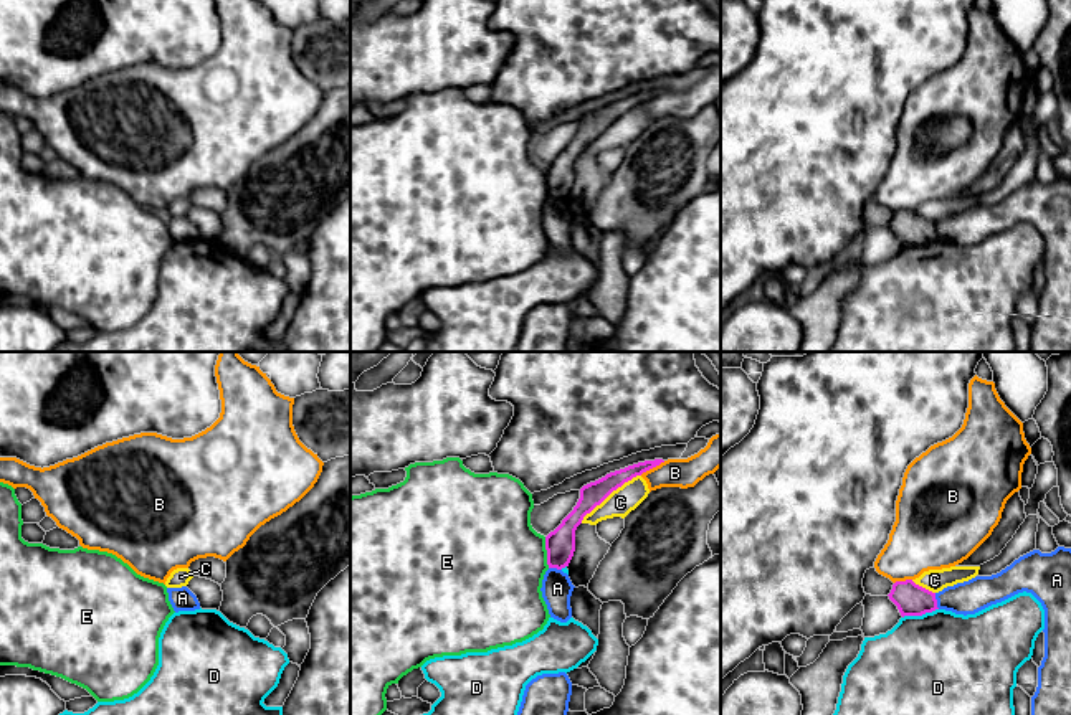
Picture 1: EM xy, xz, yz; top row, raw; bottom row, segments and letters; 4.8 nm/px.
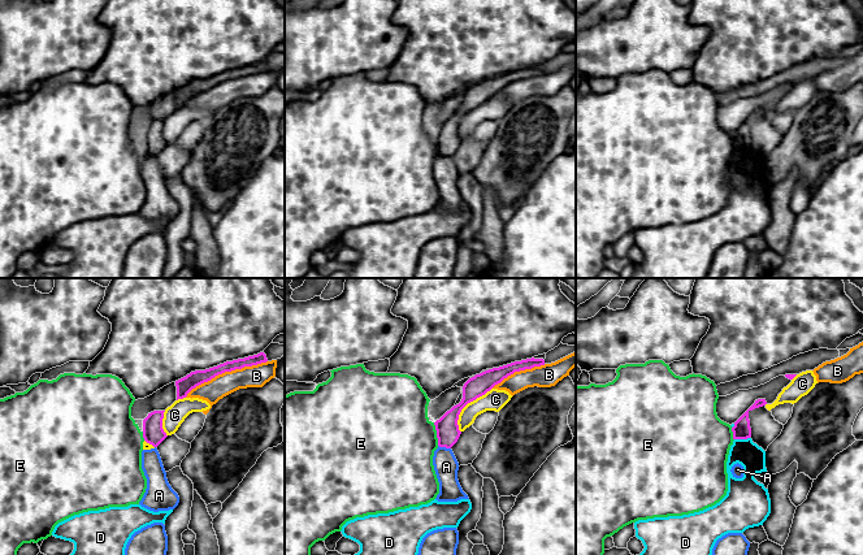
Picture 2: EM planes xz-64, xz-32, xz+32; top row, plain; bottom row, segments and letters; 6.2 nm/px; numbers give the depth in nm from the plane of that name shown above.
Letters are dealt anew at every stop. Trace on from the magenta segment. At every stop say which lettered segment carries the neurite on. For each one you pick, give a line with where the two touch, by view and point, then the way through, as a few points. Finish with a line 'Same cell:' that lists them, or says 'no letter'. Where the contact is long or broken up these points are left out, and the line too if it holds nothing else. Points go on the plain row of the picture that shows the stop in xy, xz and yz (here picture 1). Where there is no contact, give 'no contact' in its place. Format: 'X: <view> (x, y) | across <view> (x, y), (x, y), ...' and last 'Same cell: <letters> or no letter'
Same cell: no letter

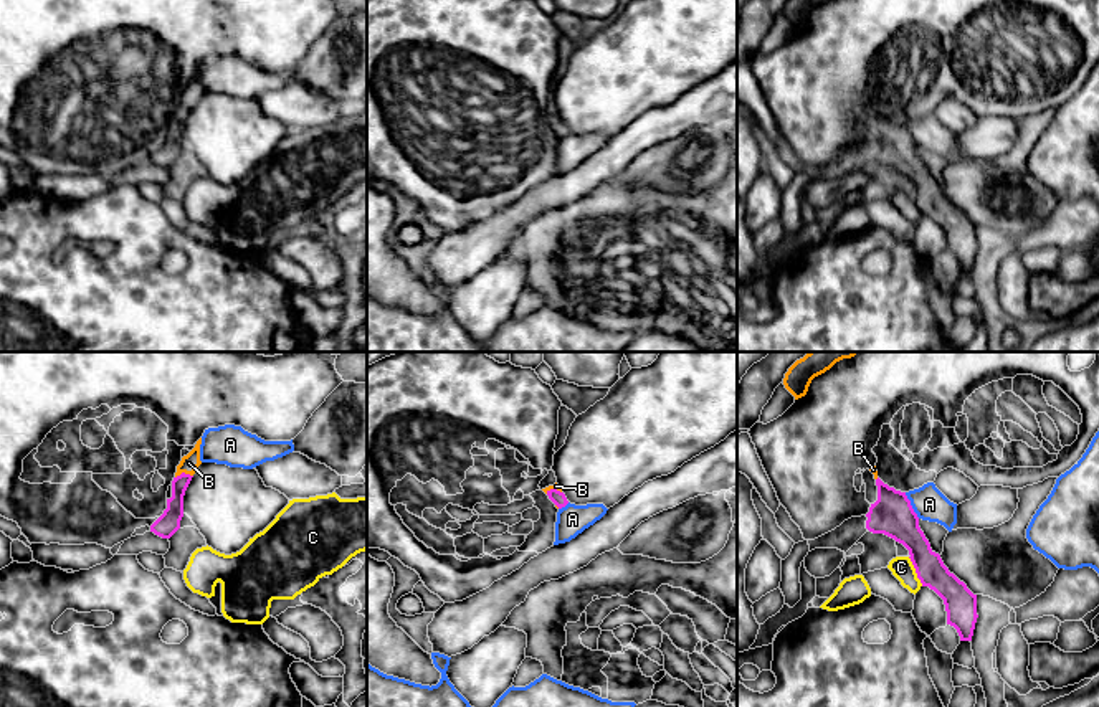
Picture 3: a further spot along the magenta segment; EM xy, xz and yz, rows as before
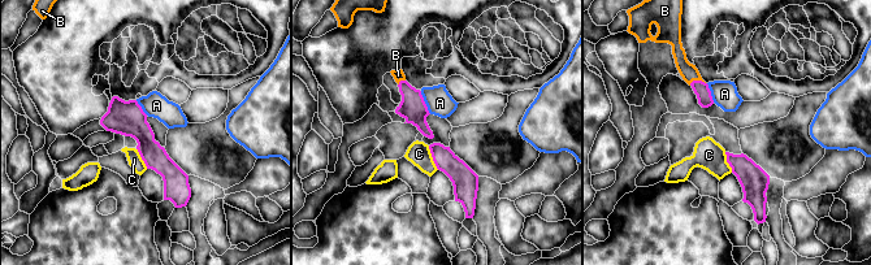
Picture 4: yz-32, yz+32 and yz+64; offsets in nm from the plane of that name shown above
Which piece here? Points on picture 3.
B: xy (184, 103) | across xy (169, 151), (184, 103), (189, 93)
Same cell: B

